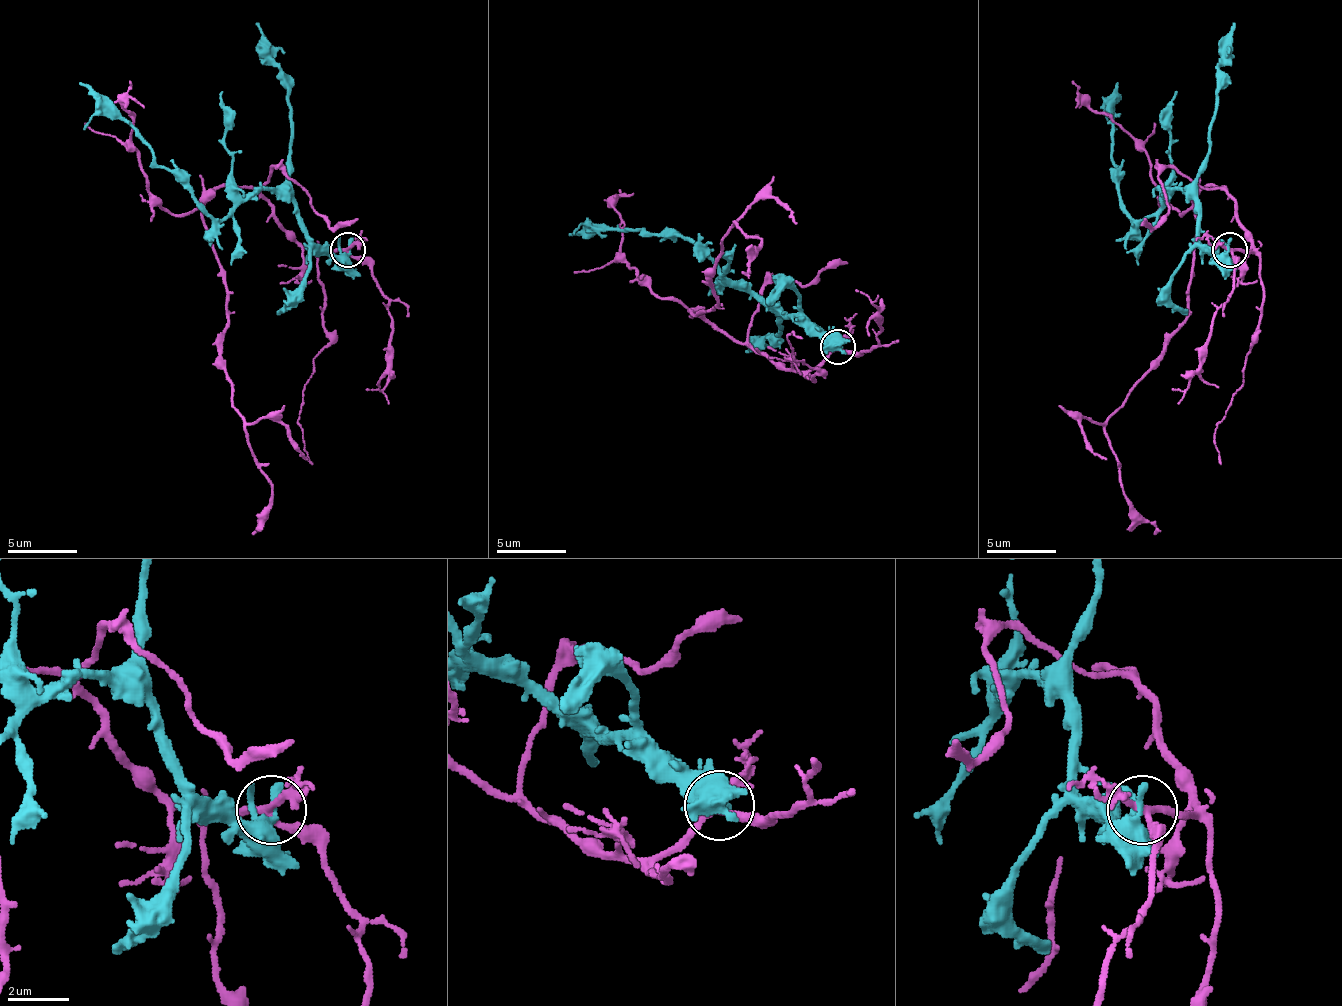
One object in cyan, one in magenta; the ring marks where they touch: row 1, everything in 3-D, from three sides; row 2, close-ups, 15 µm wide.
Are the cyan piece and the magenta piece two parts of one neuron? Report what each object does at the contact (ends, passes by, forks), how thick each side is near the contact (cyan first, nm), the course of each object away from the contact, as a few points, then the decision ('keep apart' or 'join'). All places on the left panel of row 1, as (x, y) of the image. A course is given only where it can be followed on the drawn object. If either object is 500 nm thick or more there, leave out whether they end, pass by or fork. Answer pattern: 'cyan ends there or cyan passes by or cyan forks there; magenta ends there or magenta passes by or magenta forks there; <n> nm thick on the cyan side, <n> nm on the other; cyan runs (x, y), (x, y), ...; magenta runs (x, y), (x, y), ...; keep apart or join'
cyan passes by; magenta forks there; 240 nm thick on the cyan side, 200 nm on the other; cyan runs (347, 247), (347, 254), (326, 254), (295, 205), (267, 191), (249, 195), (221, 219), (207, 212), (78, 83); magenta runs (347, 251), (309, 251), (249, 188), (218, 188), (204, 205), (225, 285), (221, 369), (270, 495), (253, 534); keep apart

